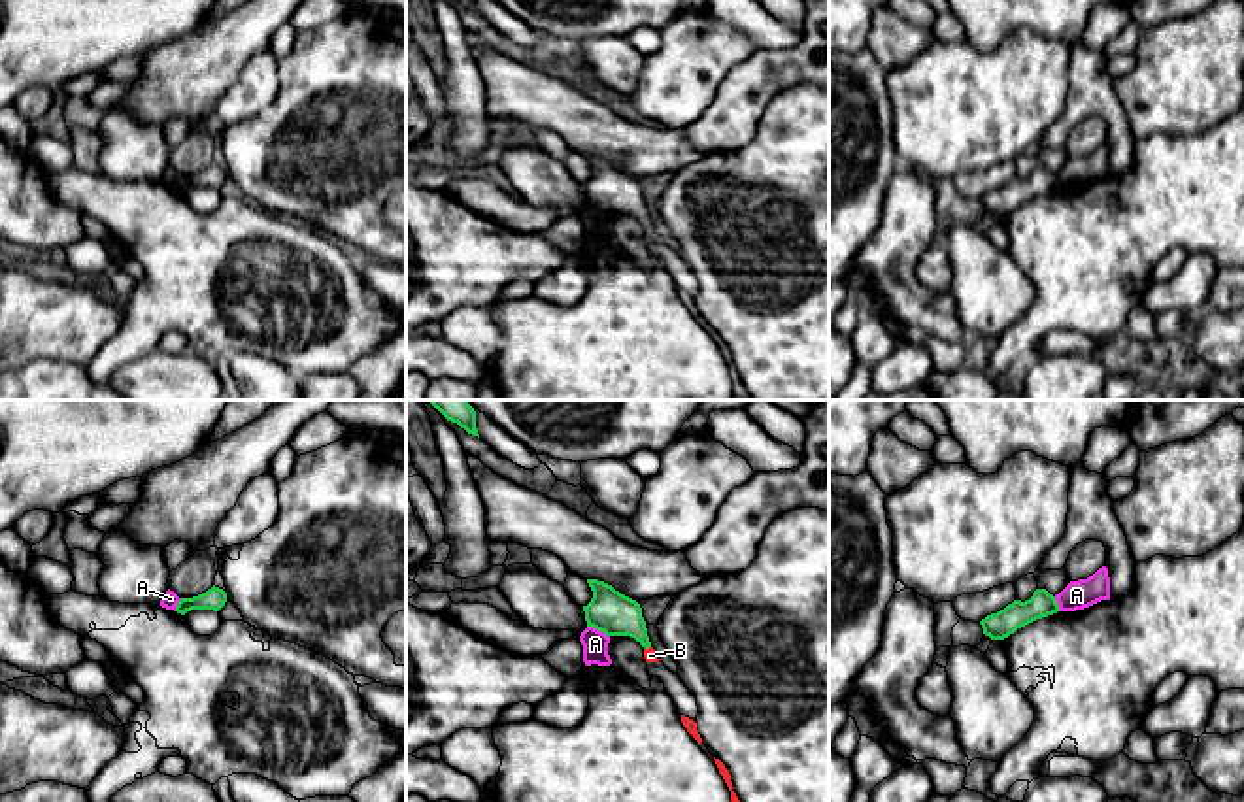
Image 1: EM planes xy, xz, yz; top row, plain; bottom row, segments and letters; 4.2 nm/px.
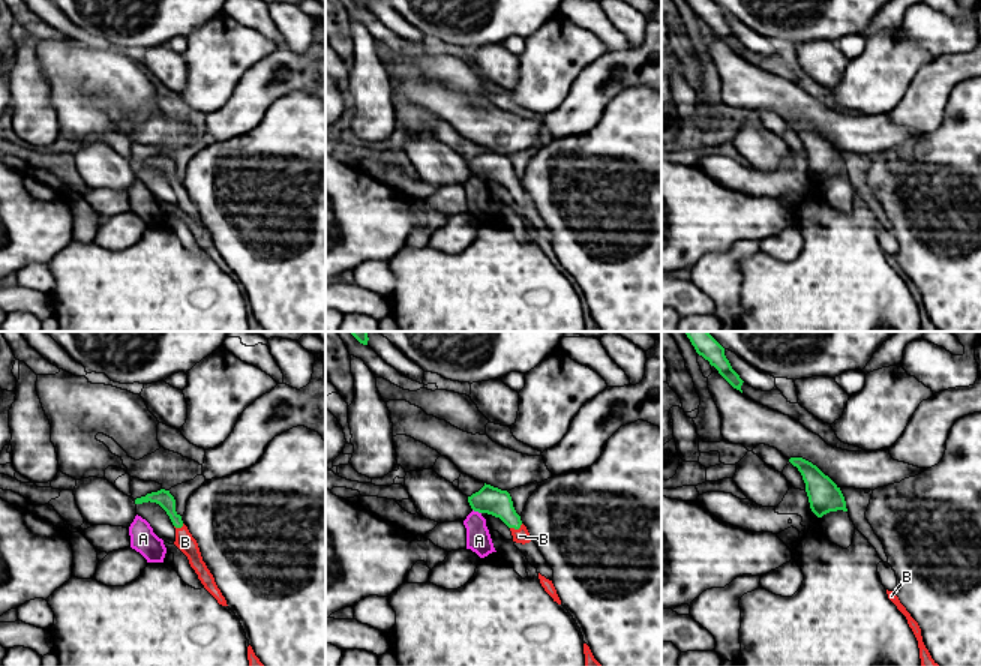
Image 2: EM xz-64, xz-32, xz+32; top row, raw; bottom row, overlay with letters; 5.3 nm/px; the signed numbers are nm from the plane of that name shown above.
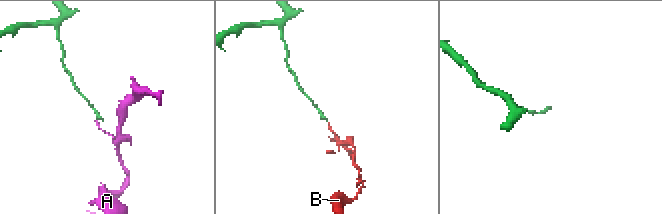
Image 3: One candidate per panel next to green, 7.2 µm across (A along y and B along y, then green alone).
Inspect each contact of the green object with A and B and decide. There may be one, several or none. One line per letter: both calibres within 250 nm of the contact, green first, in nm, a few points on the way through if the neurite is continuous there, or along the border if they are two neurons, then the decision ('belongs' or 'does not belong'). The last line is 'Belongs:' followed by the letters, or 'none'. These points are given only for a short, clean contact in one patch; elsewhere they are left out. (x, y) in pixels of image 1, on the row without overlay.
A: 190/110 nm | along xz (588, 202), (608, 214) | does not belong
B: 190/60 nm | across xz (610, 189), (620, 193), (646, 225), (650, 233) | belongs
Belongs: B

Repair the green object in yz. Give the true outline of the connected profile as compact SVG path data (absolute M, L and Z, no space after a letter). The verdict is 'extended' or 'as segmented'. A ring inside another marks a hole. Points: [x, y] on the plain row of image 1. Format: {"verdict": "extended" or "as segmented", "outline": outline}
{"verdict": "as segmented", "outline": "M1036 166L1029 177L1014 177L1004 187L982 196L980 202L983 206L983 211L991 217L1004 217L1017 206L1057 189L1059 181L1055 174L1046 166Z"}

